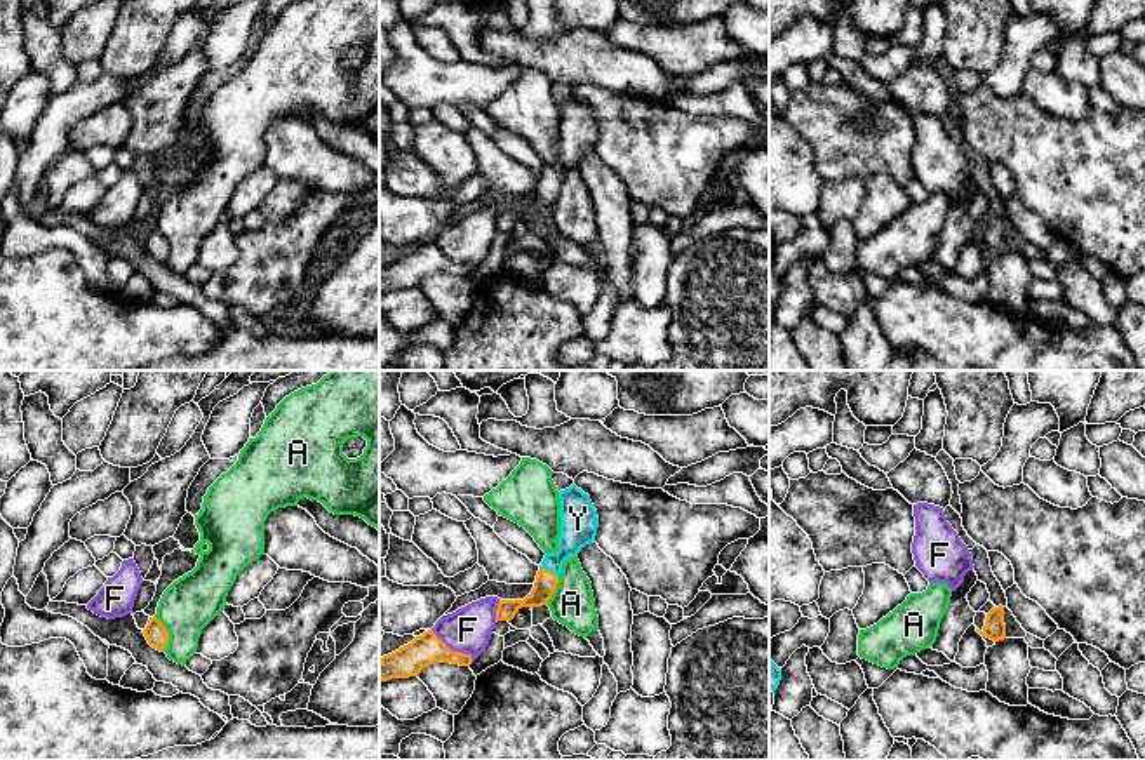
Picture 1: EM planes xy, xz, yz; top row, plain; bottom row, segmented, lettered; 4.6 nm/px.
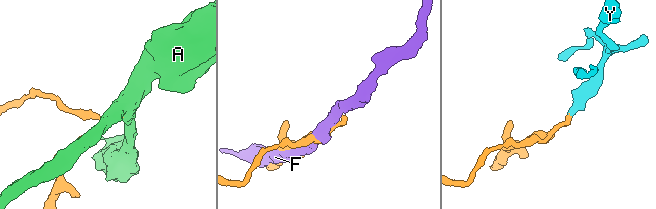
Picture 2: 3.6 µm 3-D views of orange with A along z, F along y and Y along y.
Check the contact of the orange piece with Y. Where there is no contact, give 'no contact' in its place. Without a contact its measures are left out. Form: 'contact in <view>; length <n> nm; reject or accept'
contact in xz; length 100 nm; accept

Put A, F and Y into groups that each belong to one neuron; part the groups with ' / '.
A / F / Y

